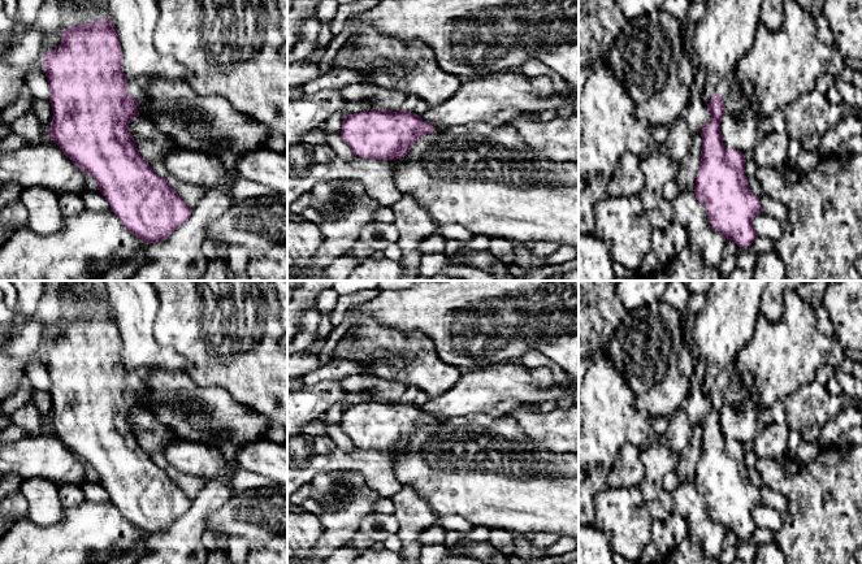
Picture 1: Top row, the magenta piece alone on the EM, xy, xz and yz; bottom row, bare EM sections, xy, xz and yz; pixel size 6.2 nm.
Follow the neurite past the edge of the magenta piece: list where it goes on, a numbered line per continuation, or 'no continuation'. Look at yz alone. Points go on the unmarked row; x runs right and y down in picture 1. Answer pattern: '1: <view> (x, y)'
1: yz (723, 377)

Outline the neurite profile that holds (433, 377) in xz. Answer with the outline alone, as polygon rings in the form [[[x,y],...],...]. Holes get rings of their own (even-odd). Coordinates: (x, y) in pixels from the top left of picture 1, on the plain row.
[[[373,317],[347,331],[330,360],[351,360],[364,365],[361,373],[395,379],[436,398],[450,390],[462,369],[441,360],[434,342],[421,331],[382,326]]]

